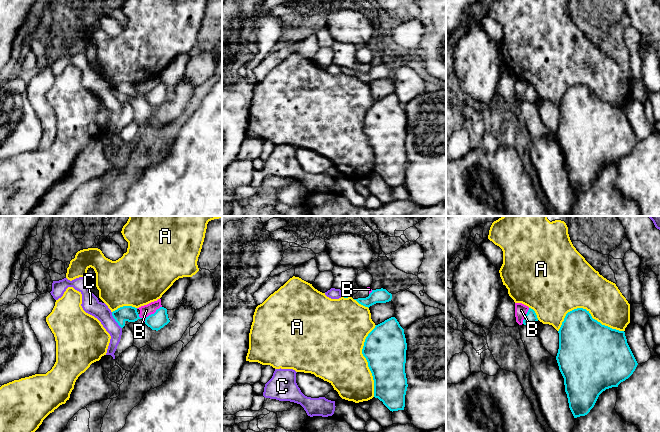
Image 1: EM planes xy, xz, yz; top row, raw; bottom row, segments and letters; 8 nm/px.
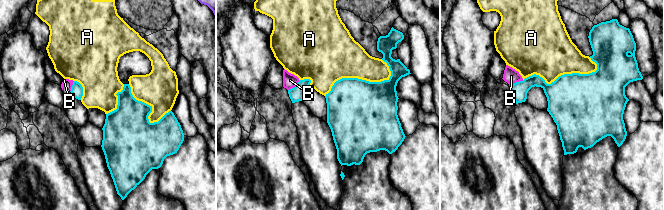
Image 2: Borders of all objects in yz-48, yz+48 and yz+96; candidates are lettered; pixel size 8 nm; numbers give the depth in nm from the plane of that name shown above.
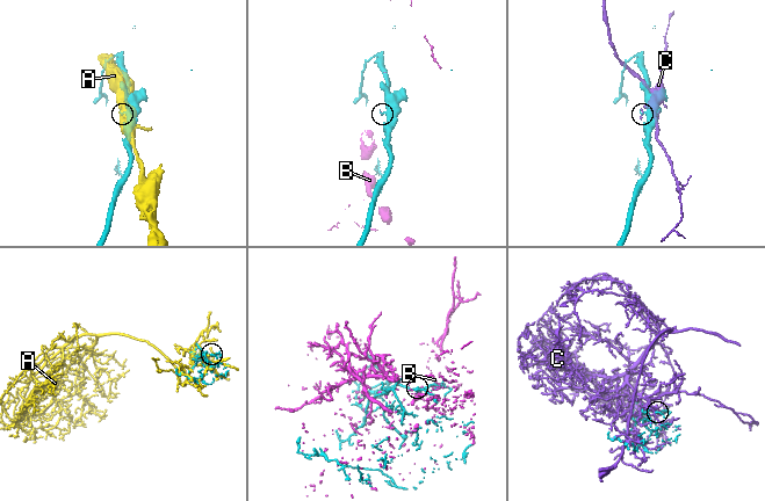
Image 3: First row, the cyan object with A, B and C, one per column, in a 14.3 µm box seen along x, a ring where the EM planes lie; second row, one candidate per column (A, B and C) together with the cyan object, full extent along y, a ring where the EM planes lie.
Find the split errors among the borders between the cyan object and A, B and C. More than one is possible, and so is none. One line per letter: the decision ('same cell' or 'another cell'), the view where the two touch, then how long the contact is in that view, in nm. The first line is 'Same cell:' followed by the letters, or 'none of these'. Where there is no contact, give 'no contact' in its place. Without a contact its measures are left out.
Same cell: none of these
A: another cell | yz | 550 nm
B: another cell | xy | 200 nm
C: another cell | xy | 160 nm

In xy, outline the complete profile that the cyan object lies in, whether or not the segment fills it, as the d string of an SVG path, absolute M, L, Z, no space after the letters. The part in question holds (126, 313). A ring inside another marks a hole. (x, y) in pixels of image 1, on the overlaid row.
M132 306L120 307L112 312L112 316L121 328L125 326L126 321L135 322L138 319L142 319L139 317L137 308Z

